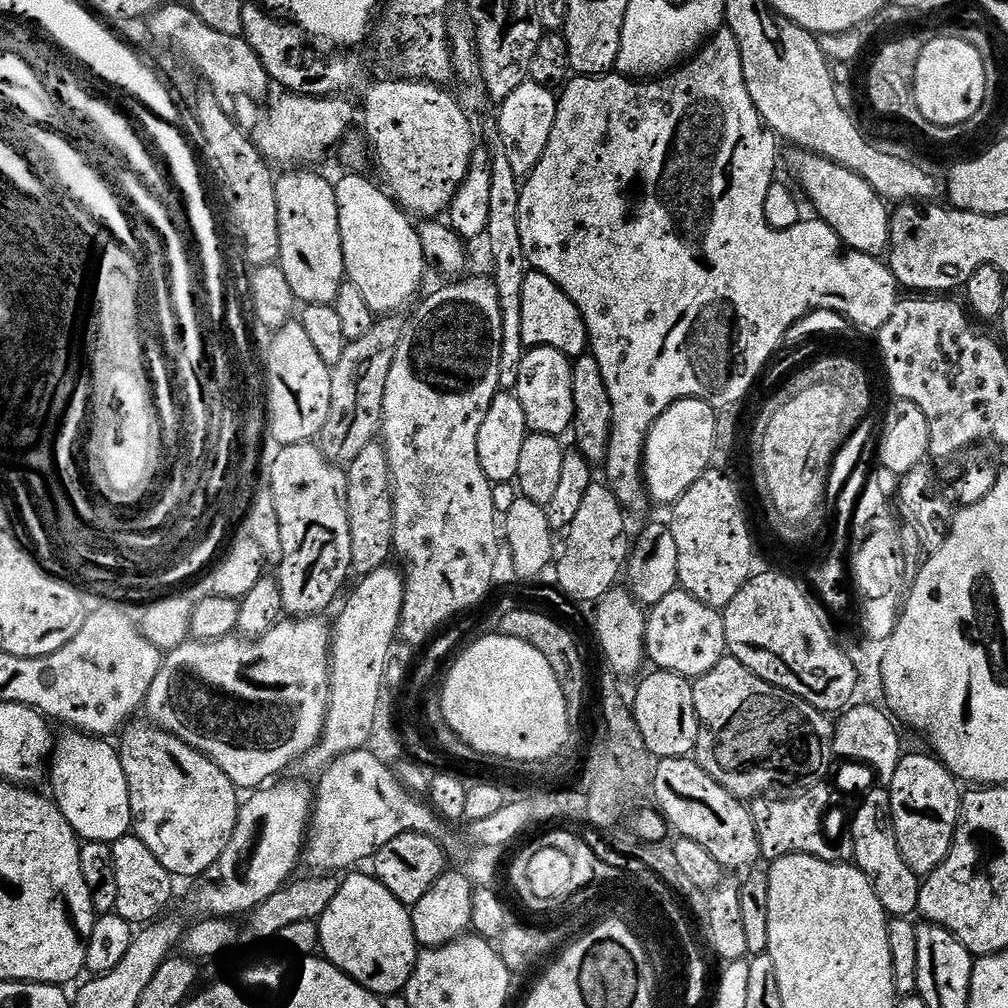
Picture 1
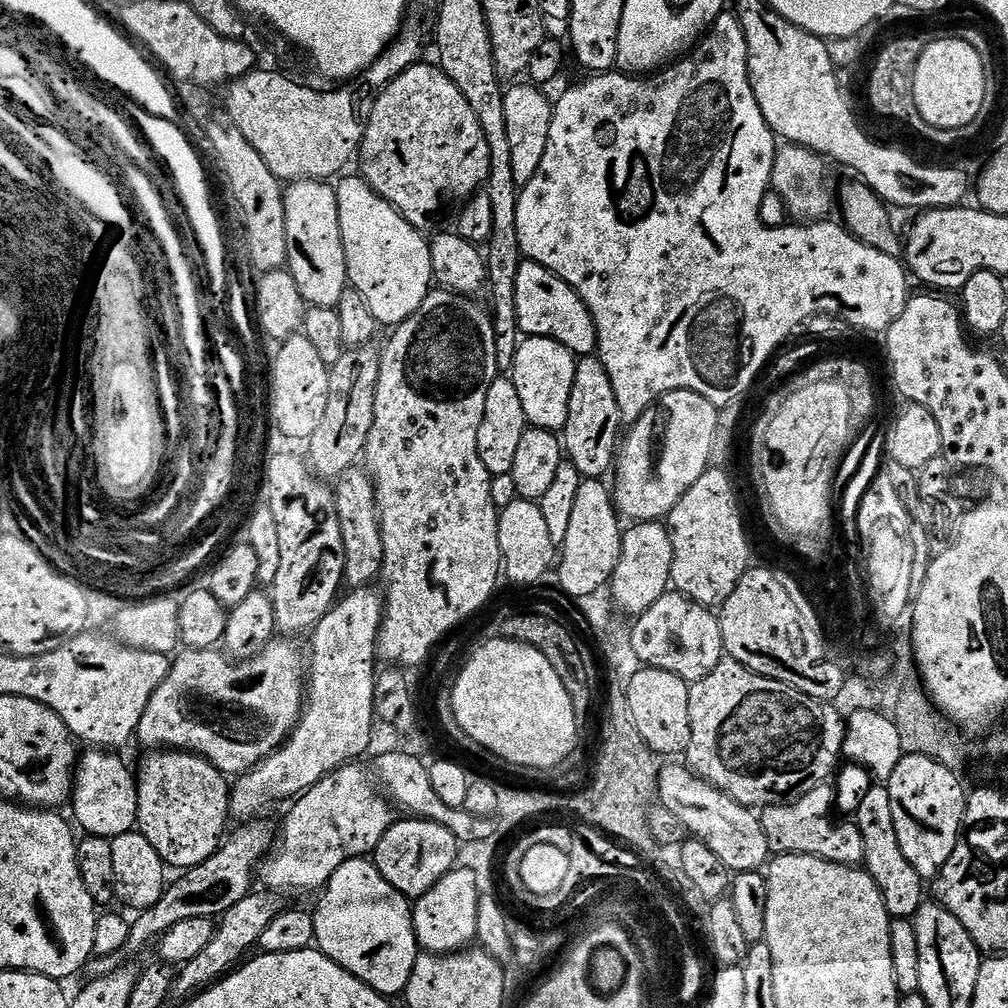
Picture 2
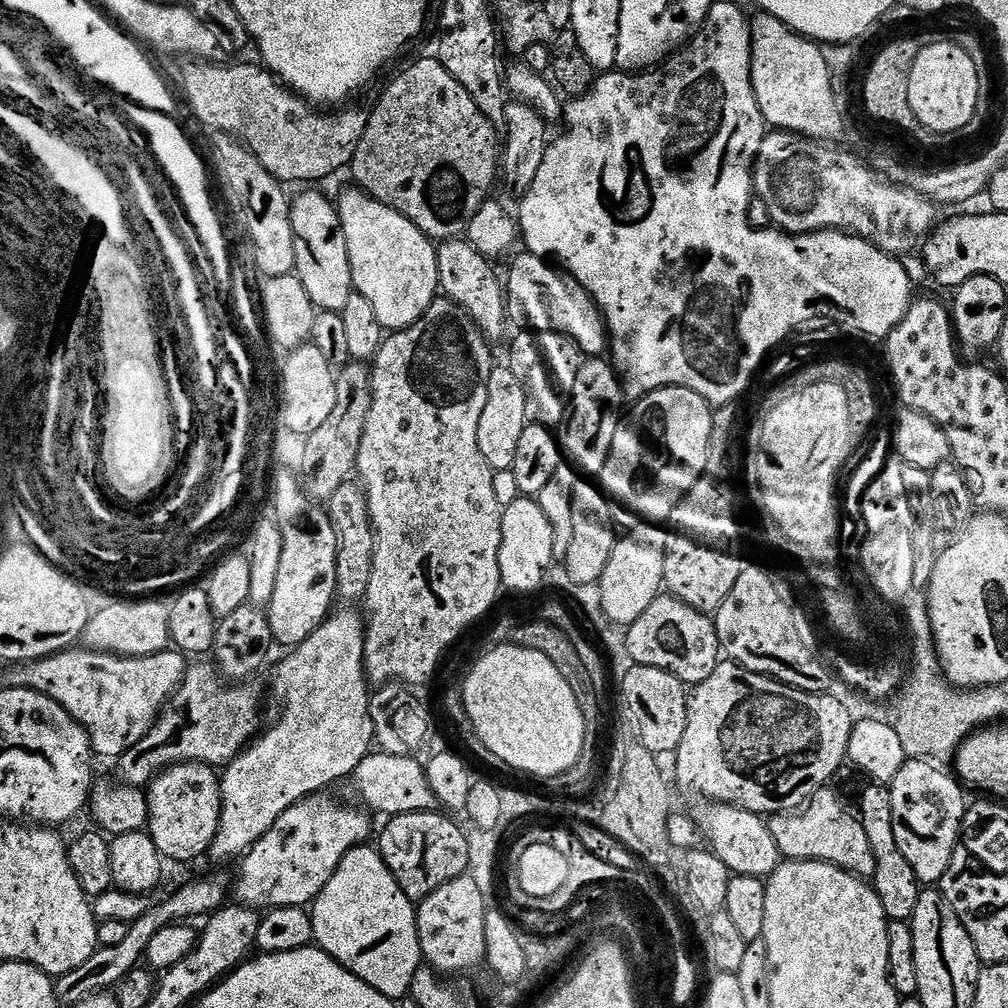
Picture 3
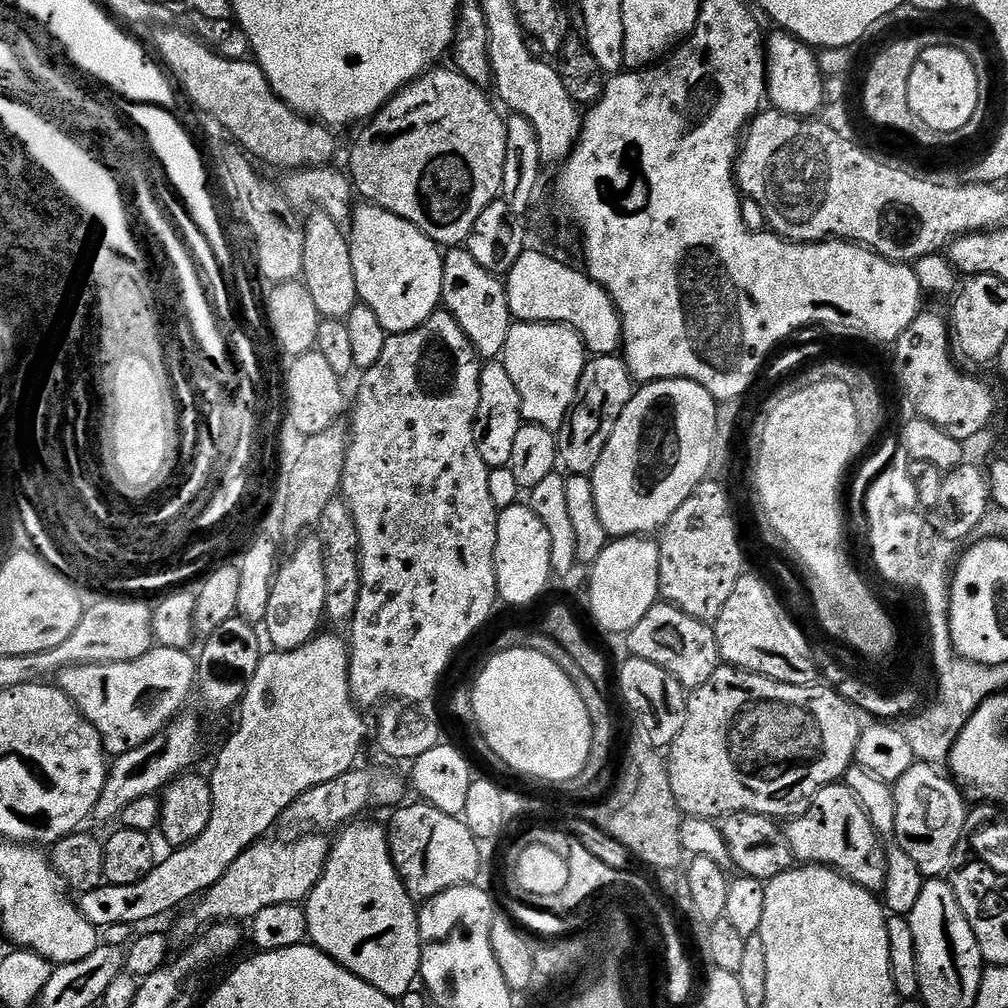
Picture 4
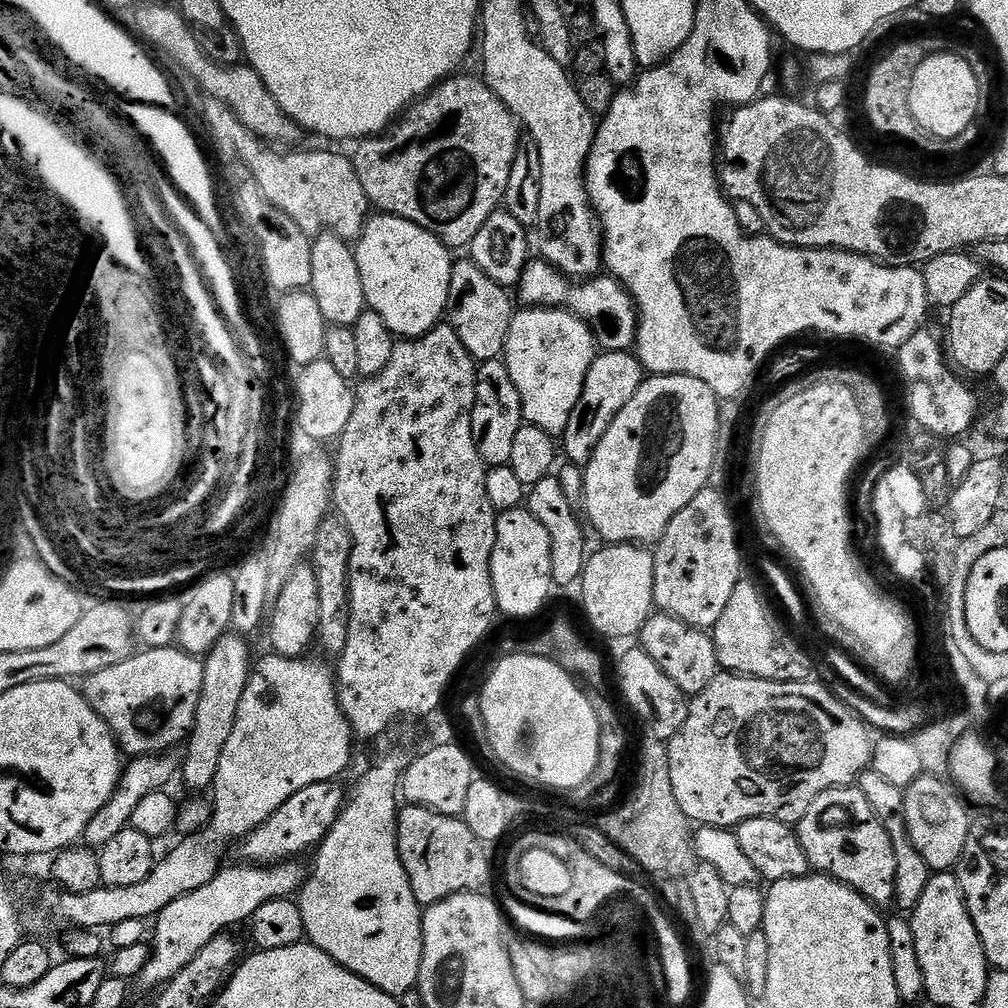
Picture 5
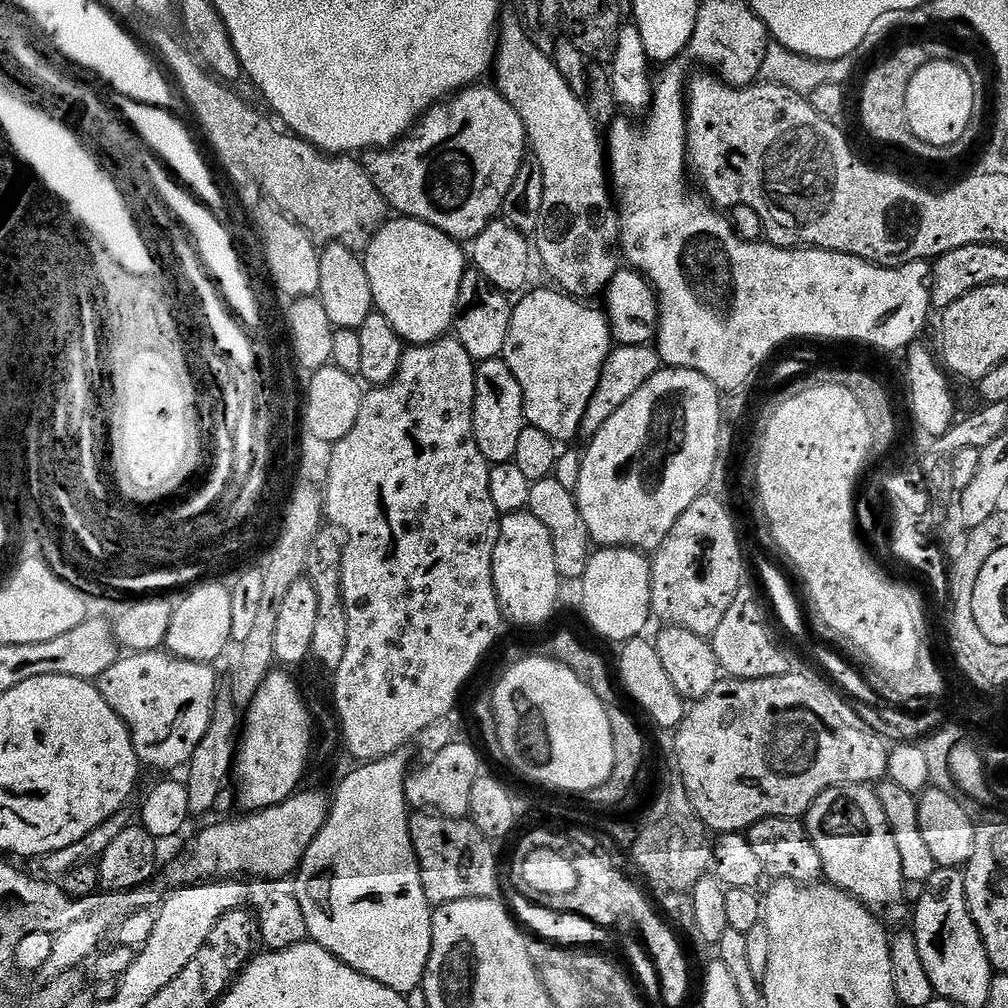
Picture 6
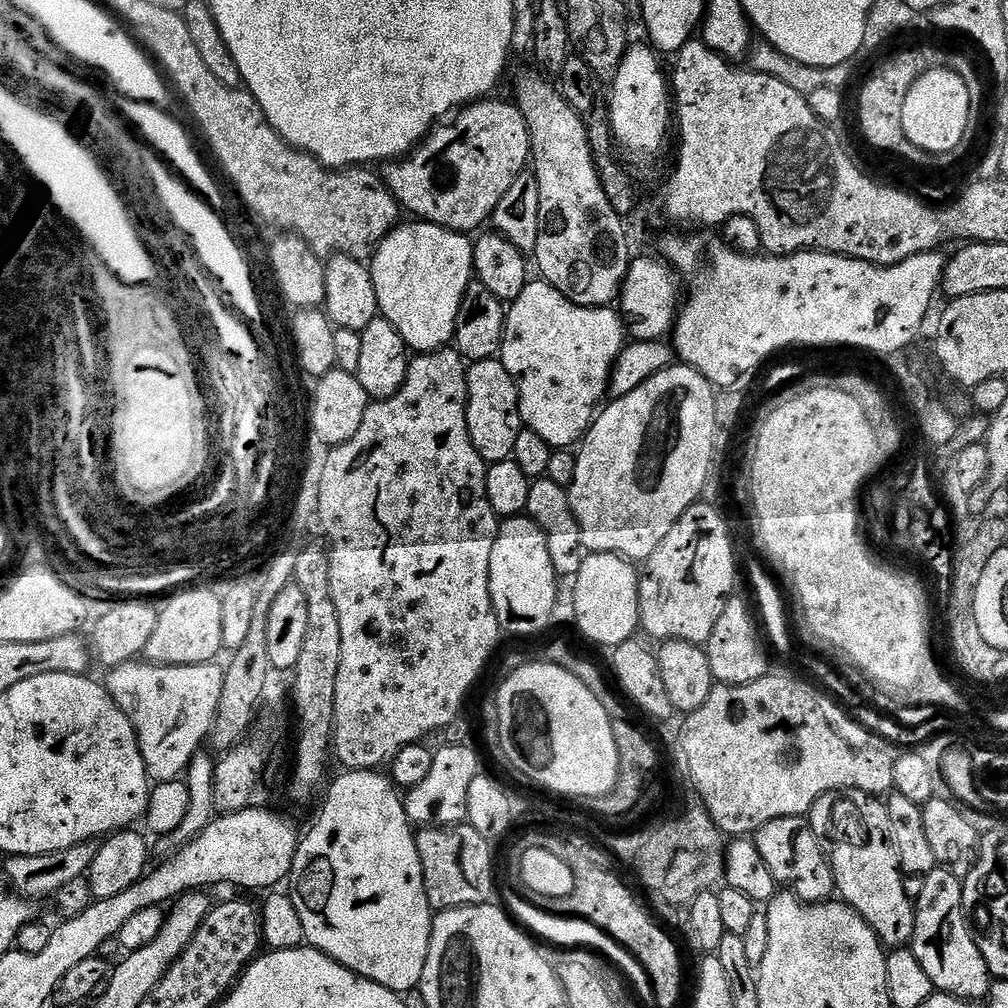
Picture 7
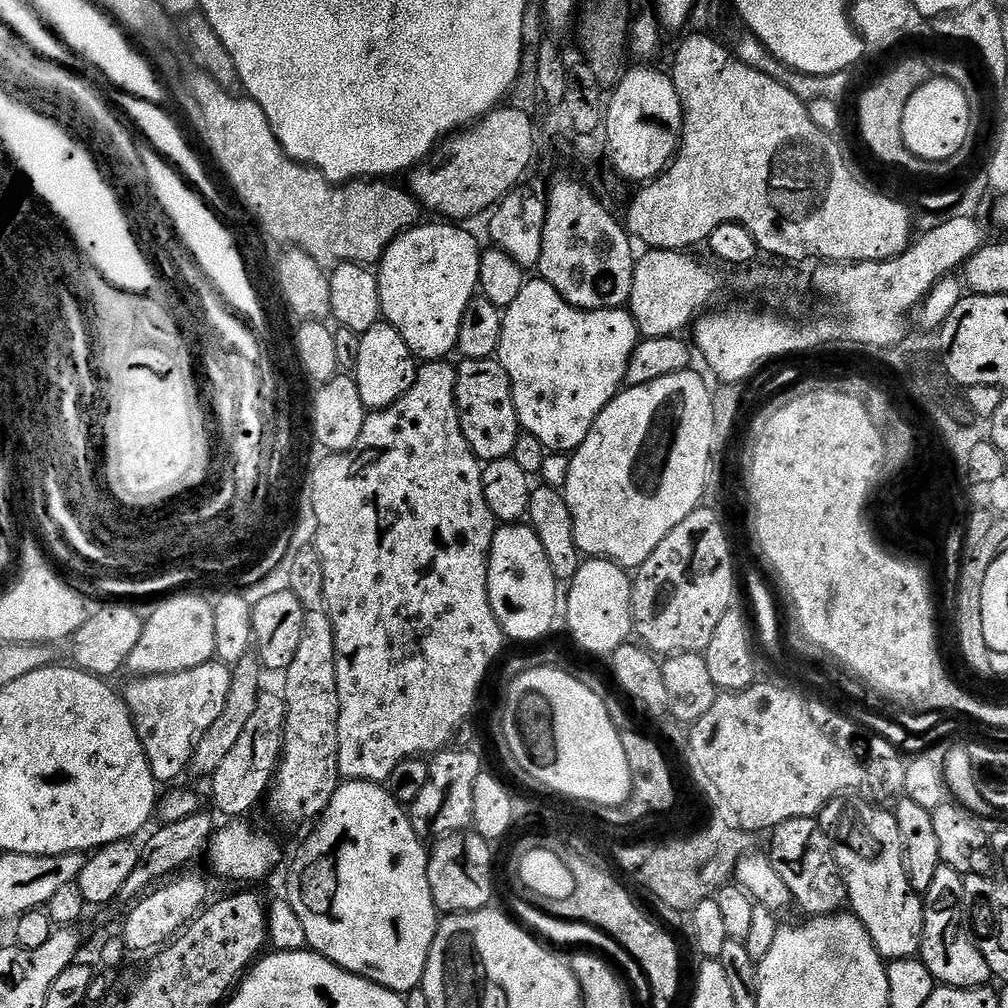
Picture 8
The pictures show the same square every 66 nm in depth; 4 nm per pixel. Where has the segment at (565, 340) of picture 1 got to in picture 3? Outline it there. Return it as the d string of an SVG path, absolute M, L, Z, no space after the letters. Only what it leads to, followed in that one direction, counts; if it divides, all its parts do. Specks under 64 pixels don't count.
M527 250L521 251L521 256L511 257L512 265L508 268L506 276L506 303L508 306L508 319L517 329L538 332L557 332L560 336L567 336L585 357L600 358L609 351L608 328L604 325L604 316L598 310L594 298L586 294L582 285L559 267L553 266L549 261L534 255Z

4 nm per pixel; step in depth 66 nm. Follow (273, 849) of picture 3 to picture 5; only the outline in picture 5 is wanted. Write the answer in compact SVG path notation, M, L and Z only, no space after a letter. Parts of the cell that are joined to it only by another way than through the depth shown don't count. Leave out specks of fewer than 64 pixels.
M284 861L269 866L241 864L223 867L218 875L198 890L175 899L156 917L154 934L150 936L148 961L140 971L138 984L144 988L163 989L215 936L230 930L234 924L247 923L258 906L266 901L293 897L306 879L299 861Z

